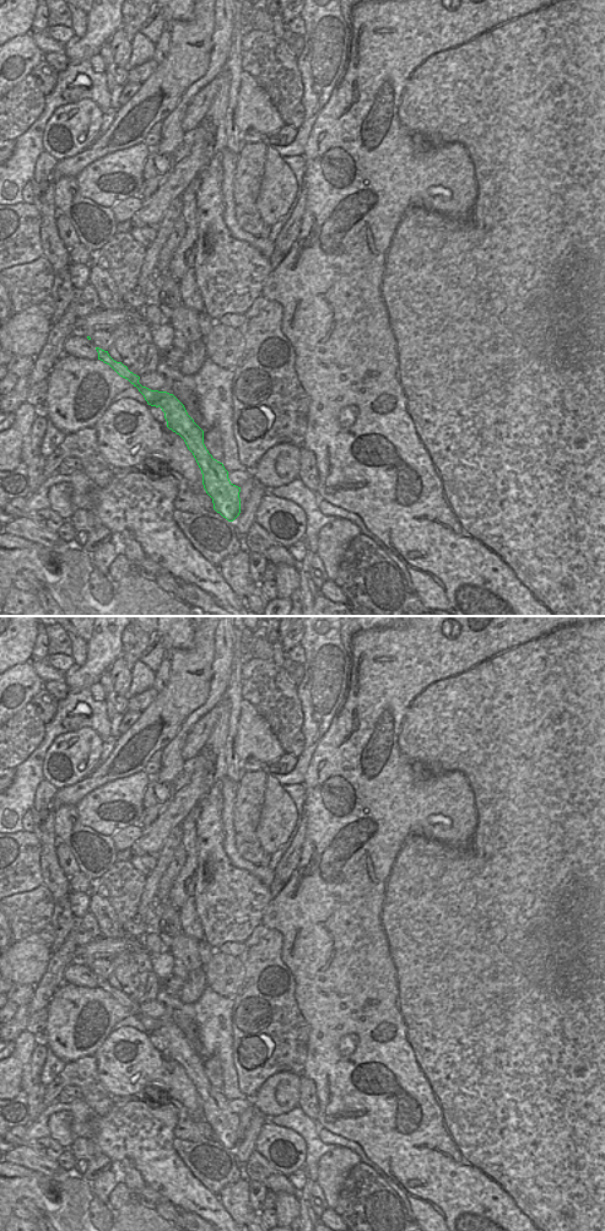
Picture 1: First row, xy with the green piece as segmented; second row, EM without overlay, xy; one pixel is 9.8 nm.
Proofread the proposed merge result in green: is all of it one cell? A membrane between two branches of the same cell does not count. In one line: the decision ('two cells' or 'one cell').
two cells

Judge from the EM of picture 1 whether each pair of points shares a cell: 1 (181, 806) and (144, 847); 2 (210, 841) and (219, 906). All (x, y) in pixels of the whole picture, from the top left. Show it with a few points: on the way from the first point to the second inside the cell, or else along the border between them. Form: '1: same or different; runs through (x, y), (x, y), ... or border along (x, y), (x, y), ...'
1: same; runs through (171, 816), (154, 837)
2: same; runs through (211, 857), (217, 869), (217, 890)

